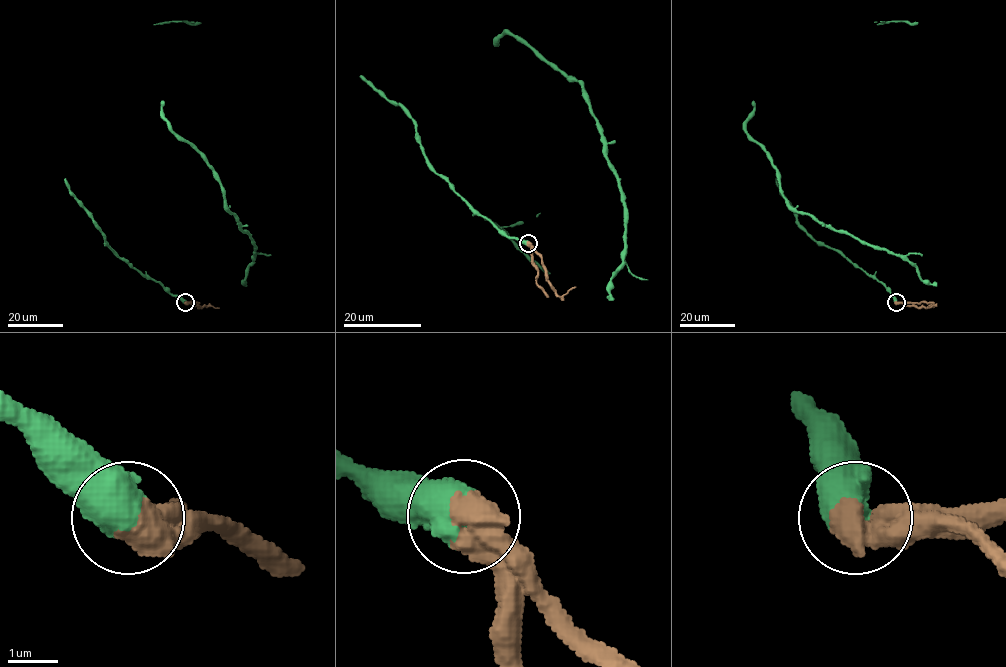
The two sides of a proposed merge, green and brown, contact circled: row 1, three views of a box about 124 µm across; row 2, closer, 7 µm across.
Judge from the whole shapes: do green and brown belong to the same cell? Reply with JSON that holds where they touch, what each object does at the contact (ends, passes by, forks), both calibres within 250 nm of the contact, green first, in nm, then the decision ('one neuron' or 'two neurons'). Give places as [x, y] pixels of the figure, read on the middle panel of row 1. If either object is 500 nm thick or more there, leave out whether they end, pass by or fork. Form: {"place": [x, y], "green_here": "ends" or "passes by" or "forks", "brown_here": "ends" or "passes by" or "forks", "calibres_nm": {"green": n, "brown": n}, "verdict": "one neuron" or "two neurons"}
{"place": [528, 243], "calibres_nm": {"green": 750, "brown": 750}, "verdict": "two neurons"}

